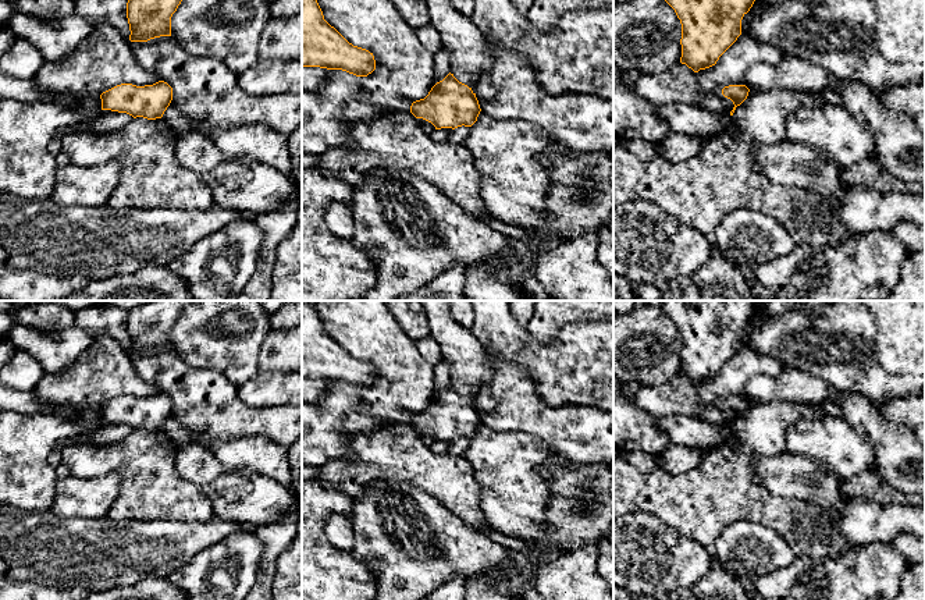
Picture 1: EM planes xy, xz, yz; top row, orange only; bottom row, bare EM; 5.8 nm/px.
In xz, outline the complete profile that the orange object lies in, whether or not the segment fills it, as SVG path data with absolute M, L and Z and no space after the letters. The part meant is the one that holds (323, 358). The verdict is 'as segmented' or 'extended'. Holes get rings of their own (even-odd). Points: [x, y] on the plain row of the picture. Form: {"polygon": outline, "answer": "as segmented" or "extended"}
{"polygon": "M302 302L302 377L342 381L367 388L376 381L373 365L349 355L323 327L313 306Z", "answer": "as segmented"}

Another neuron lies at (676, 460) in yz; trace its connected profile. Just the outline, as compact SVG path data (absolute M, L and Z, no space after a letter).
M670 445L659 457L659 466L672 475L686 473L701 464L704 457L712 448L686 448L682 445Z

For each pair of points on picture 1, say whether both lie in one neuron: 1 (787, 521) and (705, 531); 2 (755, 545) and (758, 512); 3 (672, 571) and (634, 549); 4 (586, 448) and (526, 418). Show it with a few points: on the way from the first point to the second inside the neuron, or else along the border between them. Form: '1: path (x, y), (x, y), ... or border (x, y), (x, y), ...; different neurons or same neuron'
1: path (767, 510), (726, 510); same neuron
2: border (725, 526), (750, 519), (774, 529), (785, 540); different neurons
3: path (662, 561), (644, 556); same neuron
4: path (570, 436), (562, 428), (541, 421); same neuron

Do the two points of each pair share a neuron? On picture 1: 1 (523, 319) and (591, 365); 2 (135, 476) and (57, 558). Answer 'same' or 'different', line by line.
1: different
2: different

